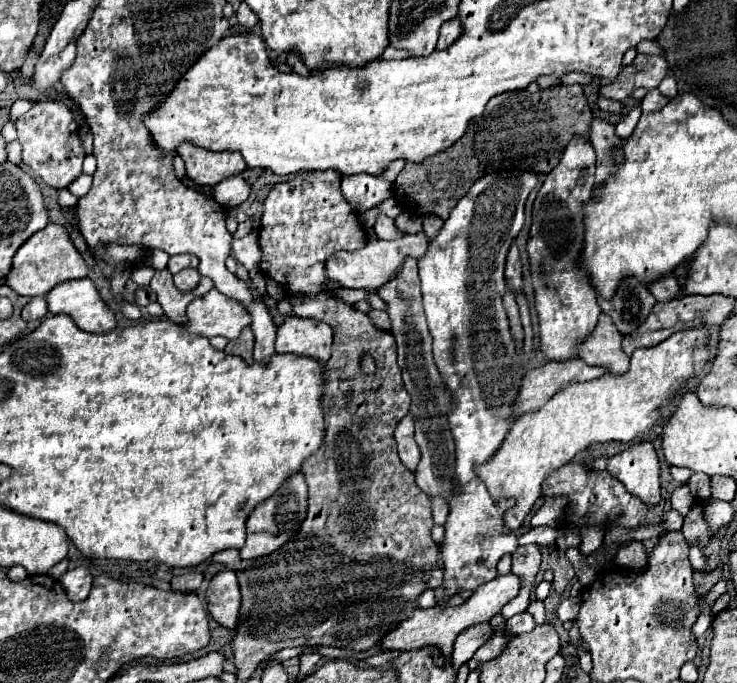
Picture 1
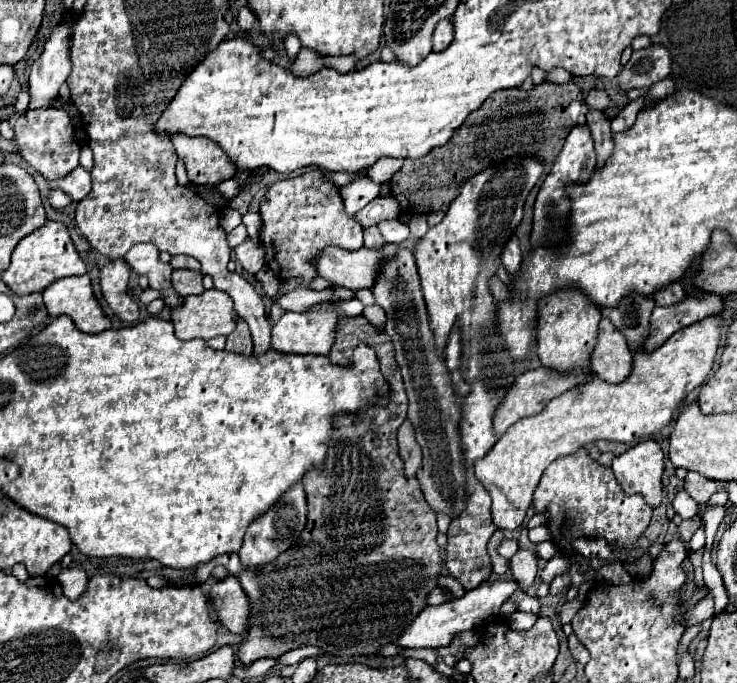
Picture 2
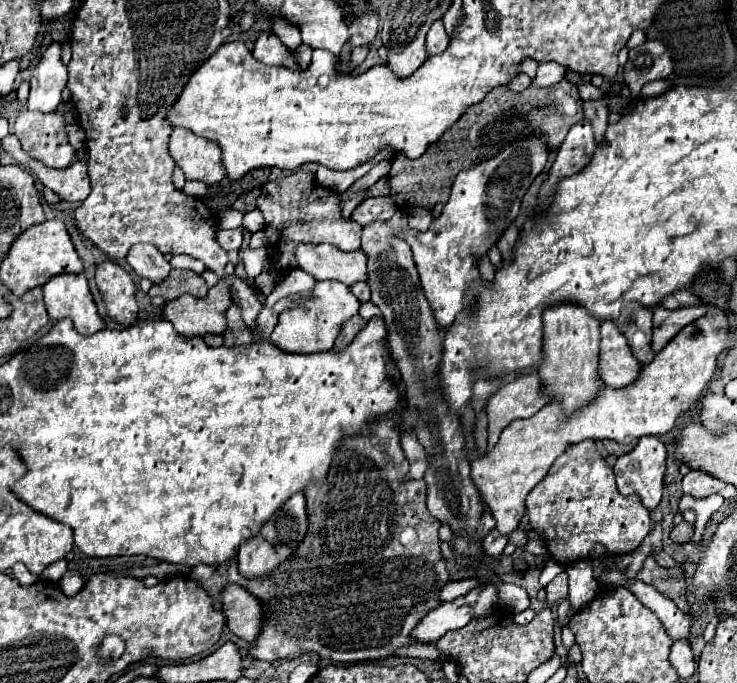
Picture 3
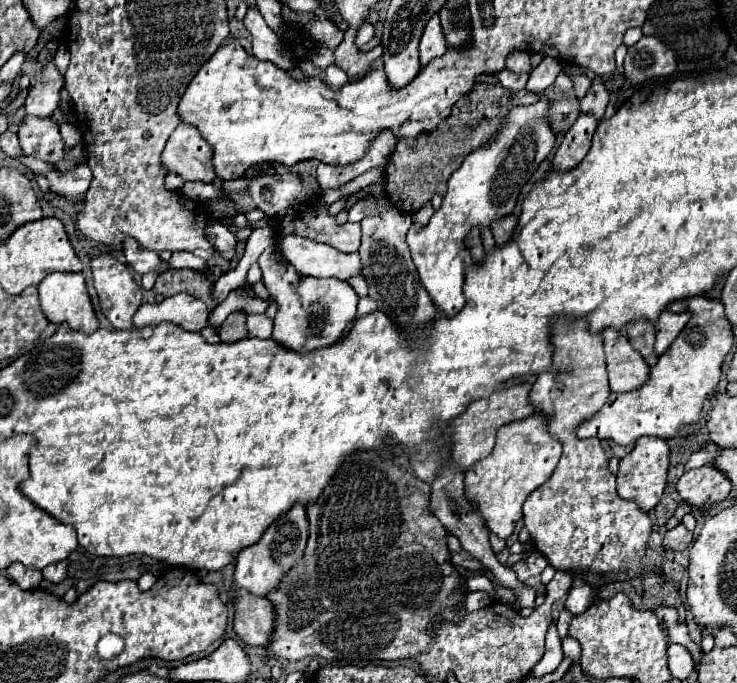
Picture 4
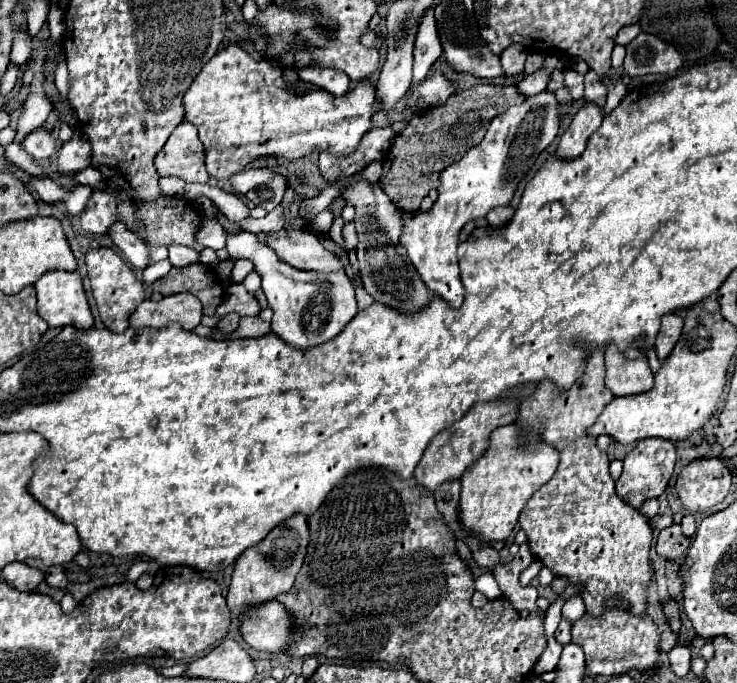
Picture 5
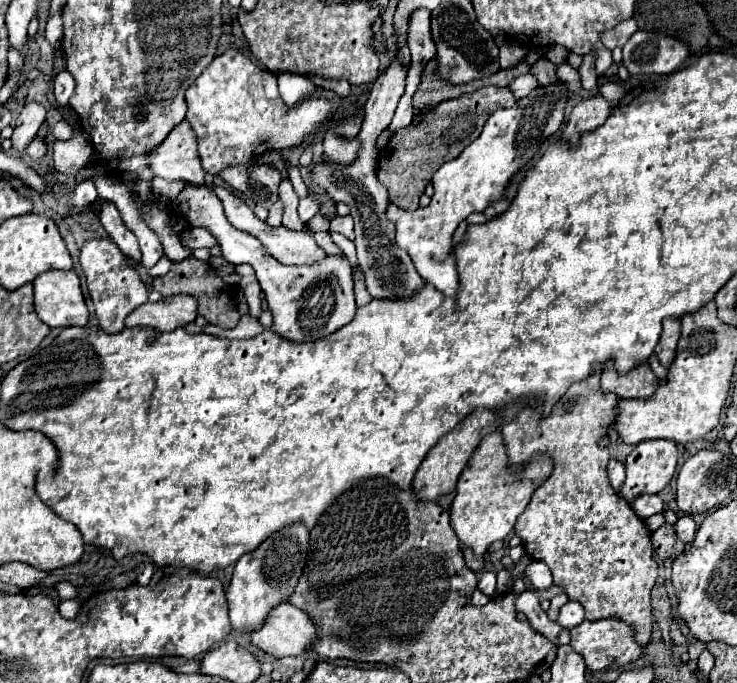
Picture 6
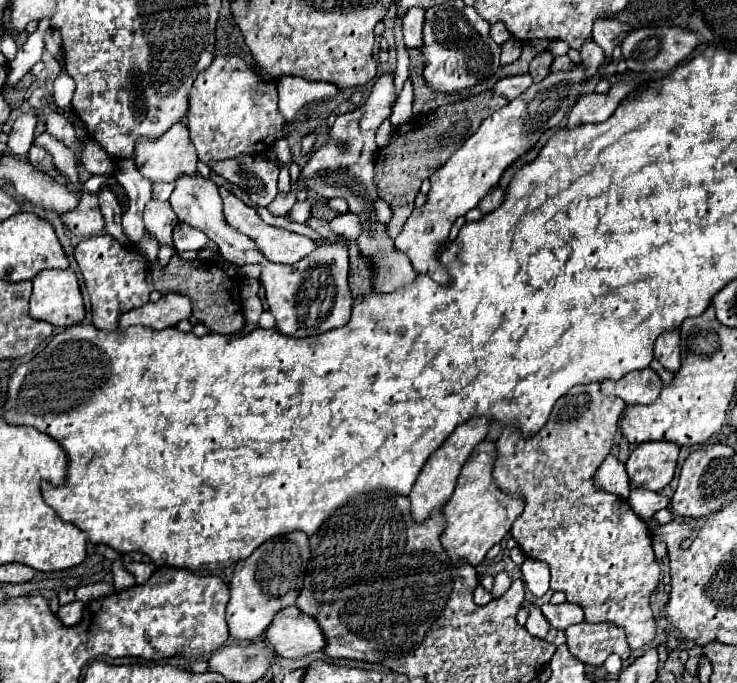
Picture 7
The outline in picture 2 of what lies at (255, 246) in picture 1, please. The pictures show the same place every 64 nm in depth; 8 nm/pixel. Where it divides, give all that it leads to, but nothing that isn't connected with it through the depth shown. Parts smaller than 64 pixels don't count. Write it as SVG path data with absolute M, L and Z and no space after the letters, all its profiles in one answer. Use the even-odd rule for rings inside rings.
M248 238L236 248L236 258L248 274L256 274L264 268L264 248L258 238Z

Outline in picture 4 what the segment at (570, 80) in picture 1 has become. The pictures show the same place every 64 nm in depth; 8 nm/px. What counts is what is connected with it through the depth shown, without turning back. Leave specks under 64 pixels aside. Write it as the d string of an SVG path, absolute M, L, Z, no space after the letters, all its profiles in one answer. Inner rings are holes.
M546 56L546 58L538 64L538 68L532 70L532 74L530 74L528 82L526 82L526 90L528 90L528 92L534 92L534 94L546 90L550 84L554 84L554 80L556 80L556 76L558 76L560 70L562 70L562 68L560 68L560 60Z

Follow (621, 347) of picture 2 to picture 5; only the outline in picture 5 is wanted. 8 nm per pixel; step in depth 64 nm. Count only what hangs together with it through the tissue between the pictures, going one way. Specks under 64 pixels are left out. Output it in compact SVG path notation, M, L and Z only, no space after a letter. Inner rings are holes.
M614 346L606 348L606 388L614 392L614 396L634 396L634 394L642 394L642 392L648 392L652 386L654 386L654 374L648 366L648 360L642 352L638 352L636 348L630 348L628 352L620 354Z

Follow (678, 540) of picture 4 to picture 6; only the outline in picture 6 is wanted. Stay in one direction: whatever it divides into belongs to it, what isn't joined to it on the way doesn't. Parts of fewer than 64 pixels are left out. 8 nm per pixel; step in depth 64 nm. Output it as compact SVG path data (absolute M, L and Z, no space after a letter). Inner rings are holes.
M664 524L652 534L652 548L658 554L658 558L668 560L668 558L674 558L682 550L682 544L676 542L674 528L670 524Z

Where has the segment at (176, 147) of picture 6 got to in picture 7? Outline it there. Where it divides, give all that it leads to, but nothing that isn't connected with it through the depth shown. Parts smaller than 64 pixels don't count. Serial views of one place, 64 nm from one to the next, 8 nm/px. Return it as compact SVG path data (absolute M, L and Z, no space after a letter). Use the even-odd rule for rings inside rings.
M178 122L174 126L170 126L168 132L164 132L162 136L154 138L154 140L138 140L136 148L134 148L134 164L138 168L138 172L150 180L152 184L156 182L174 182L174 178L182 172L182 174L194 174L196 172L196 150L194 144L188 136L188 128L186 124Z

